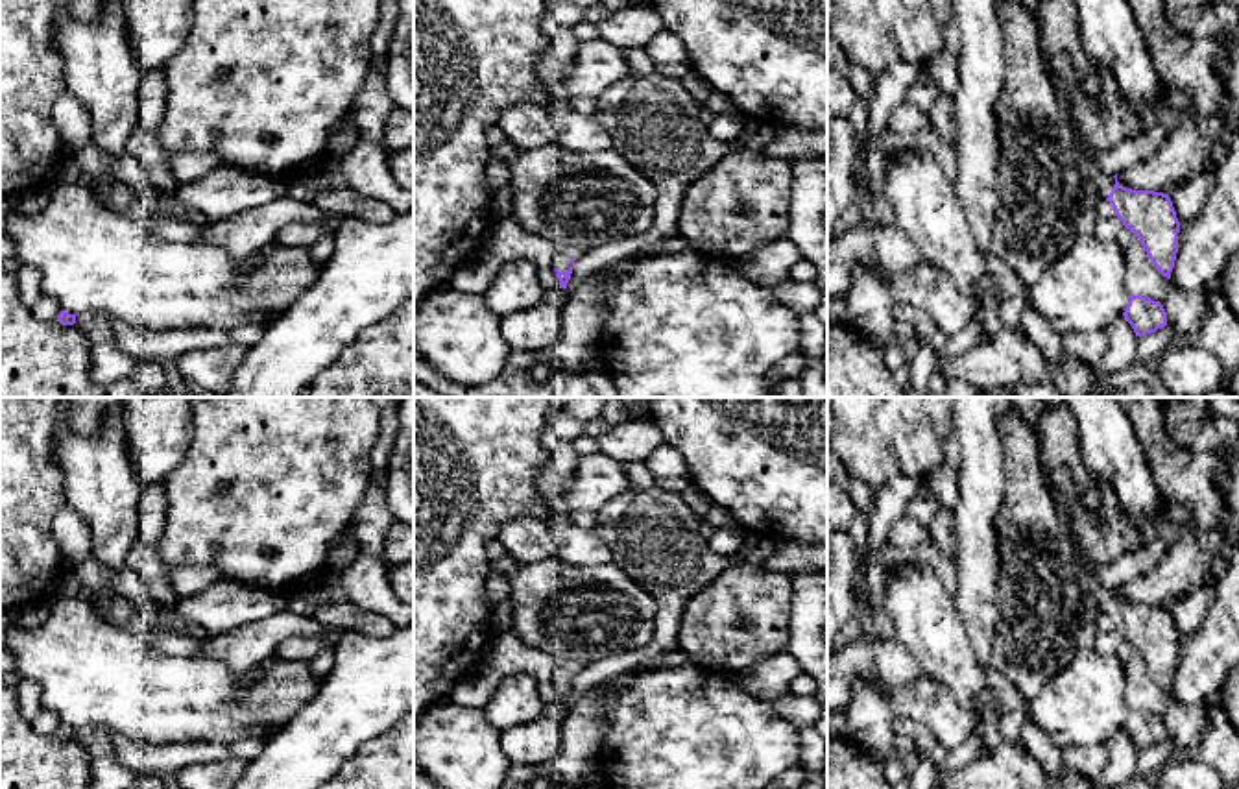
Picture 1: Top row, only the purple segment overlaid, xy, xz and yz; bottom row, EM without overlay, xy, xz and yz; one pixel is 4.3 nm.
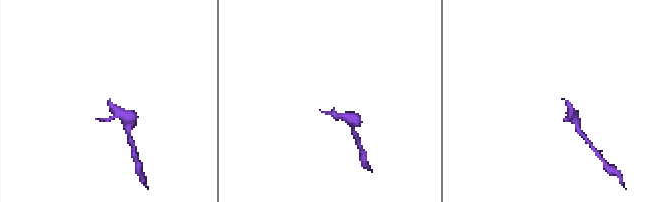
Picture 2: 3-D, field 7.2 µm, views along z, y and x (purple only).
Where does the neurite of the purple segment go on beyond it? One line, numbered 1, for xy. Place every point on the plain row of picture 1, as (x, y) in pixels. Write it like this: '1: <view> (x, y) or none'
1: none

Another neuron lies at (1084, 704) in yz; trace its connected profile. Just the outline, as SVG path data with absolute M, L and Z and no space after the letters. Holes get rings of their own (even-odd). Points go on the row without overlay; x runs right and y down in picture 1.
M1080 647L1028 700L1028 721L1060 750L1106 745L1128 713L1123 663L1115 654L1104 656L1091 647Z

